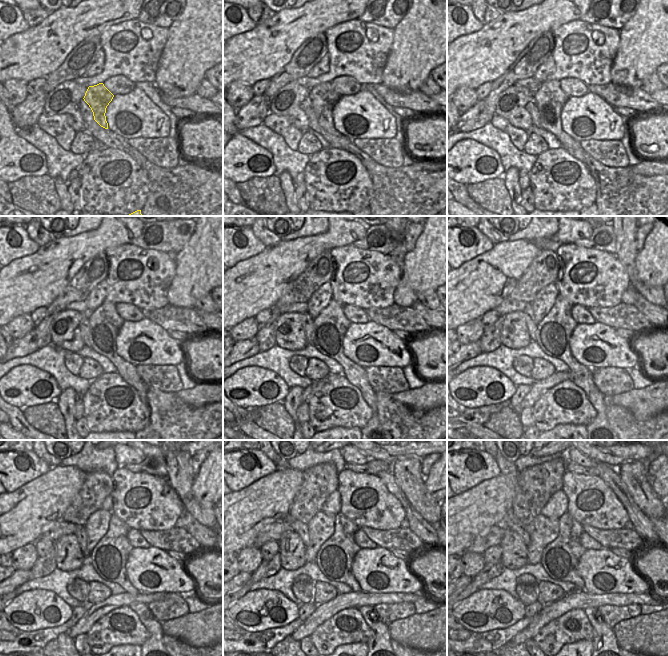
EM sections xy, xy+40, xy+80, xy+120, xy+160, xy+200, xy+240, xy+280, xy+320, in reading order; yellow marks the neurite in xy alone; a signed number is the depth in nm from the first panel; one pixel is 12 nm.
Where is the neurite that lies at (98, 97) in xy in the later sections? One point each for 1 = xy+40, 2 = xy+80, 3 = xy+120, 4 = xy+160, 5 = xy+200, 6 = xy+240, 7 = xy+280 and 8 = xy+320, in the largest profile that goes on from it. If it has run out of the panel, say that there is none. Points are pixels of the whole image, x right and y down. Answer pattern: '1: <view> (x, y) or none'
1: xy+40 (323, 97)
2: xy+80 (550, 99)
3: xy+120 (105, 322)
4: xy+160 (330, 326)
5: xy+200 (553, 333)
6: xy+240 (109, 557)
7: xy+280 (335, 557)
8: xy+320 (560, 558)

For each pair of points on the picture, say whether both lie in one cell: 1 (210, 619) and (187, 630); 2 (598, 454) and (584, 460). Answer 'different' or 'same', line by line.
1: same
2: different

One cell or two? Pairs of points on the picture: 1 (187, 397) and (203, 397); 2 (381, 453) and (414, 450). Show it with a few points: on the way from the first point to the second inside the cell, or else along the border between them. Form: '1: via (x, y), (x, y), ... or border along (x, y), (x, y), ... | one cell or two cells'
1: via (191, 397), (199, 397) | one cell
2: via (389, 453), (406, 451) | one cell

